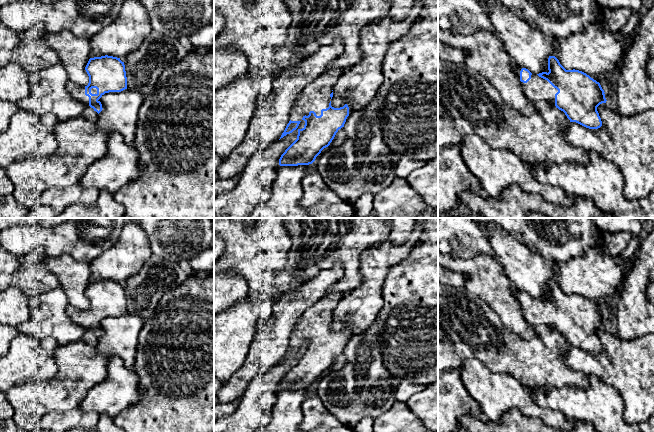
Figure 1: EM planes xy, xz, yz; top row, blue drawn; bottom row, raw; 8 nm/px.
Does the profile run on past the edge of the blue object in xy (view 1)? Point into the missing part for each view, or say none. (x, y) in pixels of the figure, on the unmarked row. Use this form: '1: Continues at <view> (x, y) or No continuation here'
1: Continues at xy (77, 316)

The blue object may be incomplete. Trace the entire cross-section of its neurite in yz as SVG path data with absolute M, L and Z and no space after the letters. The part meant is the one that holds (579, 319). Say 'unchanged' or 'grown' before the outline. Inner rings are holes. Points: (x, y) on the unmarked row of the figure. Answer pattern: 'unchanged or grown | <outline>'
grown | M549 280L548 294L548 297L532 298L526 292L515 293L525 320L531 325L544 325L555 330L565 337L570 346L576 346L589 353L600 352L602 345L597 331L607 325L600 307L582 295L566 294L555 280Z

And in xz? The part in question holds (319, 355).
grown | M327 292L301 316L281 362L298 354L297 363L279 383L280 390L312 388L349 340L349 331L331 330L333 311L346 293Z

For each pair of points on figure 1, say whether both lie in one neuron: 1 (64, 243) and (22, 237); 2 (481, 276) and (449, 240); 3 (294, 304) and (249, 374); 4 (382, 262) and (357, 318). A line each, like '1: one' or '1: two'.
1: one
2: two
3: one
4: one

